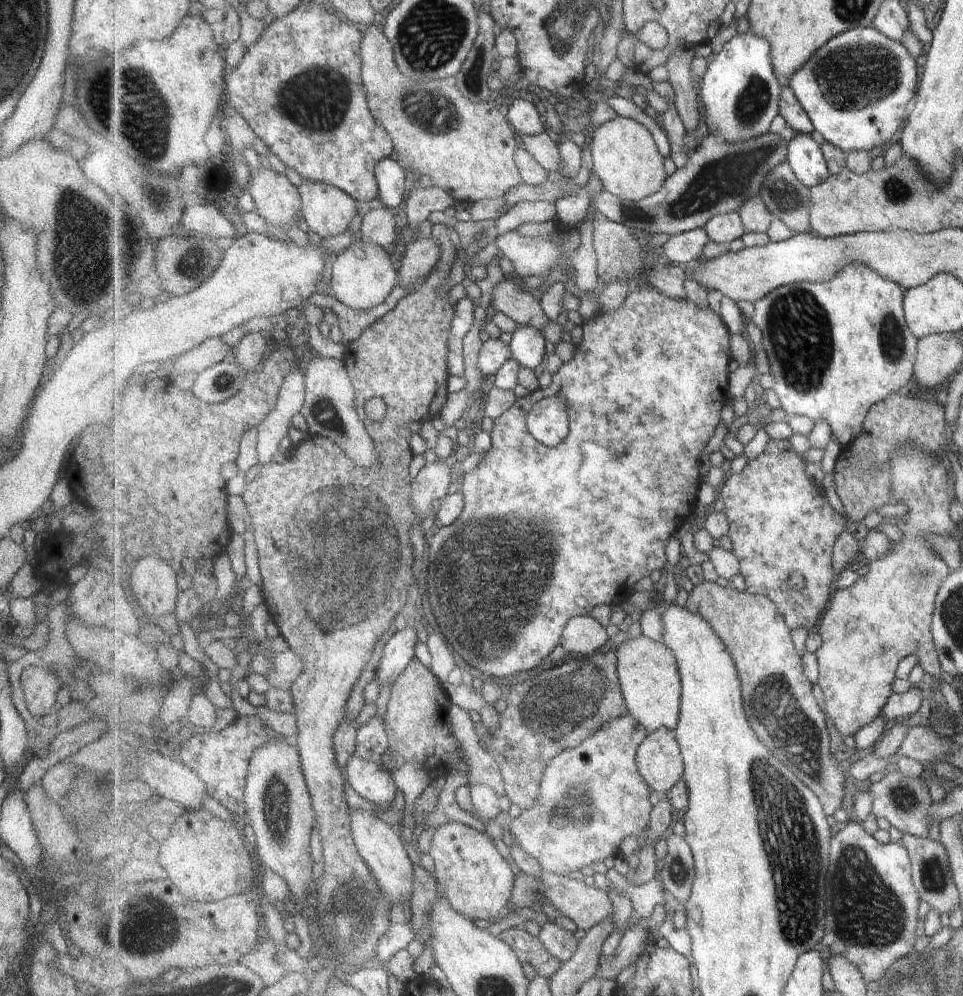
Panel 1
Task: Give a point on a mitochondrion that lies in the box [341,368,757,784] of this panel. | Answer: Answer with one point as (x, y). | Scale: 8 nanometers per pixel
(484, 634)

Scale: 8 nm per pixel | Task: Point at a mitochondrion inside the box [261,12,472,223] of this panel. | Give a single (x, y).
(320, 99)

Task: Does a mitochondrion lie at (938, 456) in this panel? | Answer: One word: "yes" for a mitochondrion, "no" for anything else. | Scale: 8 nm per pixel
no

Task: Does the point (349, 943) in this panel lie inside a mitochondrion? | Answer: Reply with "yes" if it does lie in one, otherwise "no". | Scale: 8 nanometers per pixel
yes

